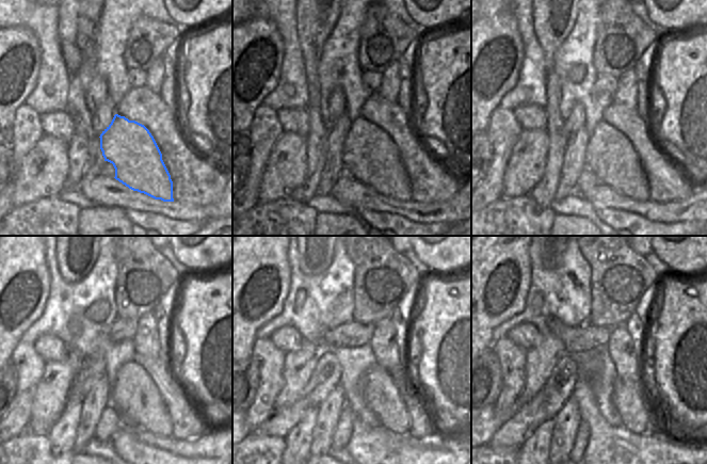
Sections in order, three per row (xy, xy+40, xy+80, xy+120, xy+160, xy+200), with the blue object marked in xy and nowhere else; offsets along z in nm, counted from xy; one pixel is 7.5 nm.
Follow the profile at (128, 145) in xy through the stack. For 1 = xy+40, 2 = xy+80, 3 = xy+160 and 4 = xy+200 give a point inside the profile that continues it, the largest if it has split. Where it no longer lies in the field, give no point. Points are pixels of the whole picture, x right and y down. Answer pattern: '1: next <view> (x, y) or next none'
1: next xy+40 (369, 154)
2: next xy+80 (610, 156)
3: next xy+160 (381, 395)
4: next xy+200 (628, 398)

